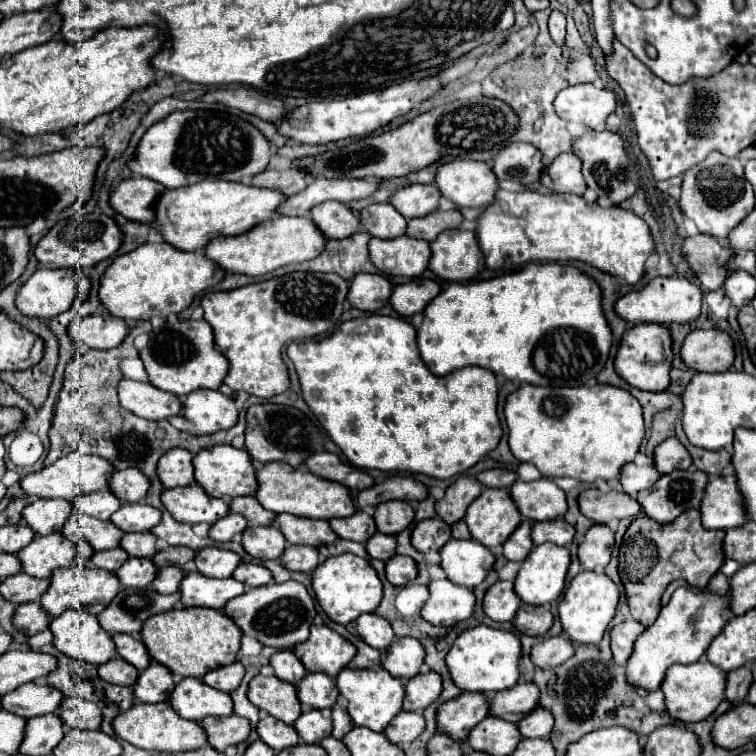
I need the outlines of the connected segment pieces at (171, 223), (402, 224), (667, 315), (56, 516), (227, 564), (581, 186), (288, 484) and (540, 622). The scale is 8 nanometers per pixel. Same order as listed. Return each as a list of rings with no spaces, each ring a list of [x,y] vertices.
[[[200,181],[186,189],[166,189],[156,203],[156,221],[162,225],[160,233],[170,245],[194,251],[206,247],[214,237],[242,235],[254,225],[278,215],[278,205],[286,197],[274,189],[254,189],[254,185],[232,181]]]
[[[376,203],[368,205],[360,211],[362,227],[380,239],[394,239],[406,235],[406,219],[390,205],[390,203]]]
[[[656,277],[644,289],[630,291],[616,303],[616,313],[628,323],[690,323],[700,315],[702,289],[684,277]]]
[[[38,499],[22,511],[22,519],[34,529],[34,533],[50,535],[54,531],[62,531],[72,509],[74,507],[70,501]]]
[[[206,547],[200,549],[196,559],[196,567],[200,573],[208,577],[232,577],[234,569],[240,563],[240,555],[228,549],[218,549],[218,547]]]
[[[574,153],[558,155],[550,167],[544,171],[550,181],[550,189],[558,193],[576,193],[582,195],[586,191],[586,181],[582,177],[582,163]]]
[[[270,463],[256,471],[256,479],[258,479],[256,499],[260,501],[260,505],[264,509],[274,511],[274,513],[294,513],[294,515],[312,517],[312,519],[332,519],[332,517],[324,517],[324,515],[350,517],[358,511],[354,505],[352,491],[348,491],[344,485],[326,481],[304,469],[292,469],[290,465]]]
[[[520,605],[516,617],[514,617],[514,625],[518,627],[518,631],[532,635],[532,637],[540,637],[546,635],[548,629],[552,627],[554,617],[550,613],[550,607],[532,607],[532,605]]]

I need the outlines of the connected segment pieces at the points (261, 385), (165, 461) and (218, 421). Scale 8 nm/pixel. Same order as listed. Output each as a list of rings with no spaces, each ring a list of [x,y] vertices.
[[[294,271],[232,291],[206,293],[202,297],[204,319],[214,329],[218,351],[230,361],[224,383],[256,397],[284,393],[290,387],[290,375],[282,361],[282,347],[288,341],[310,339],[332,329],[344,311],[348,291],[348,281],[334,273]]]
[[[170,449],[158,461],[158,477],[166,489],[186,487],[194,483],[192,453],[186,449]]]
[[[198,389],[184,401],[184,417],[194,425],[190,433],[210,435],[234,427],[238,421],[238,407],[232,395],[212,389]]]

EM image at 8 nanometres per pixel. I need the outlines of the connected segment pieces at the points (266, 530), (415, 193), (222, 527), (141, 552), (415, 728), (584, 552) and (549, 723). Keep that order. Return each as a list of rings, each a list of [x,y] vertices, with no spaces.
[[[252,525],[242,533],[242,545],[246,553],[250,553],[256,559],[278,559],[282,557],[282,549],[286,547],[286,537],[282,537],[282,533],[278,533],[278,527],[274,525]]]
[[[408,185],[398,189],[390,203],[406,217],[406,219],[414,219],[414,217],[426,217],[430,213],[434,213],[438,209],[438,201],[440,201],[440,193],[436,185]]]
[[[230,513],[226,517],[222,517],[220,521],[216,521],[210,529],[210,537],[218,543],[226,543],[230,541],[236,533],[242,533],[246,529],[246,517],[242,517],[240,513]]]
[[[146,531],[146,533],[126,533],[120,541],[120,547],[128,551],[128,555],[134,557],[154,557],[156,553],[156,537]]]
[[[400,711],[398,717],[394,717],[394,721],[386,727],[386,737],[396,743],[396,745],[408,745],[414,739],[418,739],[422,735],[426,727],[424,715],[422,713],[410,713],[410,711]]]
[[[592,525],[578,547],[578,559],[582,569],[596,571],[604,569],[612,555],[612,543],[614,543],[614,531],[608,525]]]
[[[536,707],[518,723],[518,727],[524,737],[548,737],[554,727],[554,717],[550,717],[548,709]]]

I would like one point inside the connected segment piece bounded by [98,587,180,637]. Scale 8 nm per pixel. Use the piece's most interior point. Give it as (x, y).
(130, 608)

